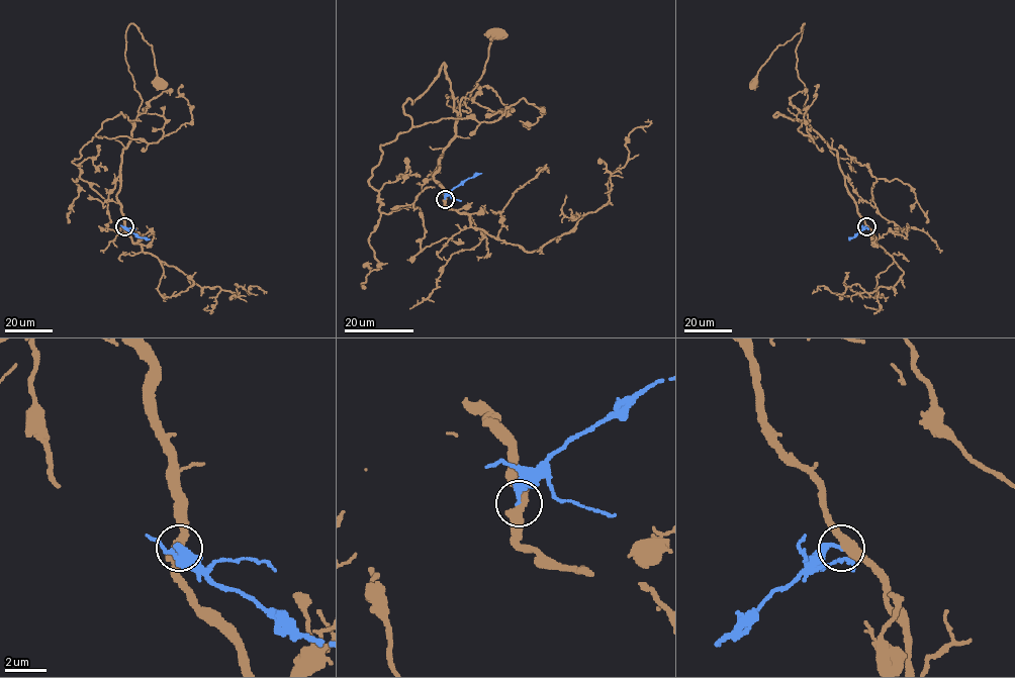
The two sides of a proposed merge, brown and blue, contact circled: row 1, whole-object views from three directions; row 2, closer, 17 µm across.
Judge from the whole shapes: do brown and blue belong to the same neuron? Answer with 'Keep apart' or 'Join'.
Keep apart

